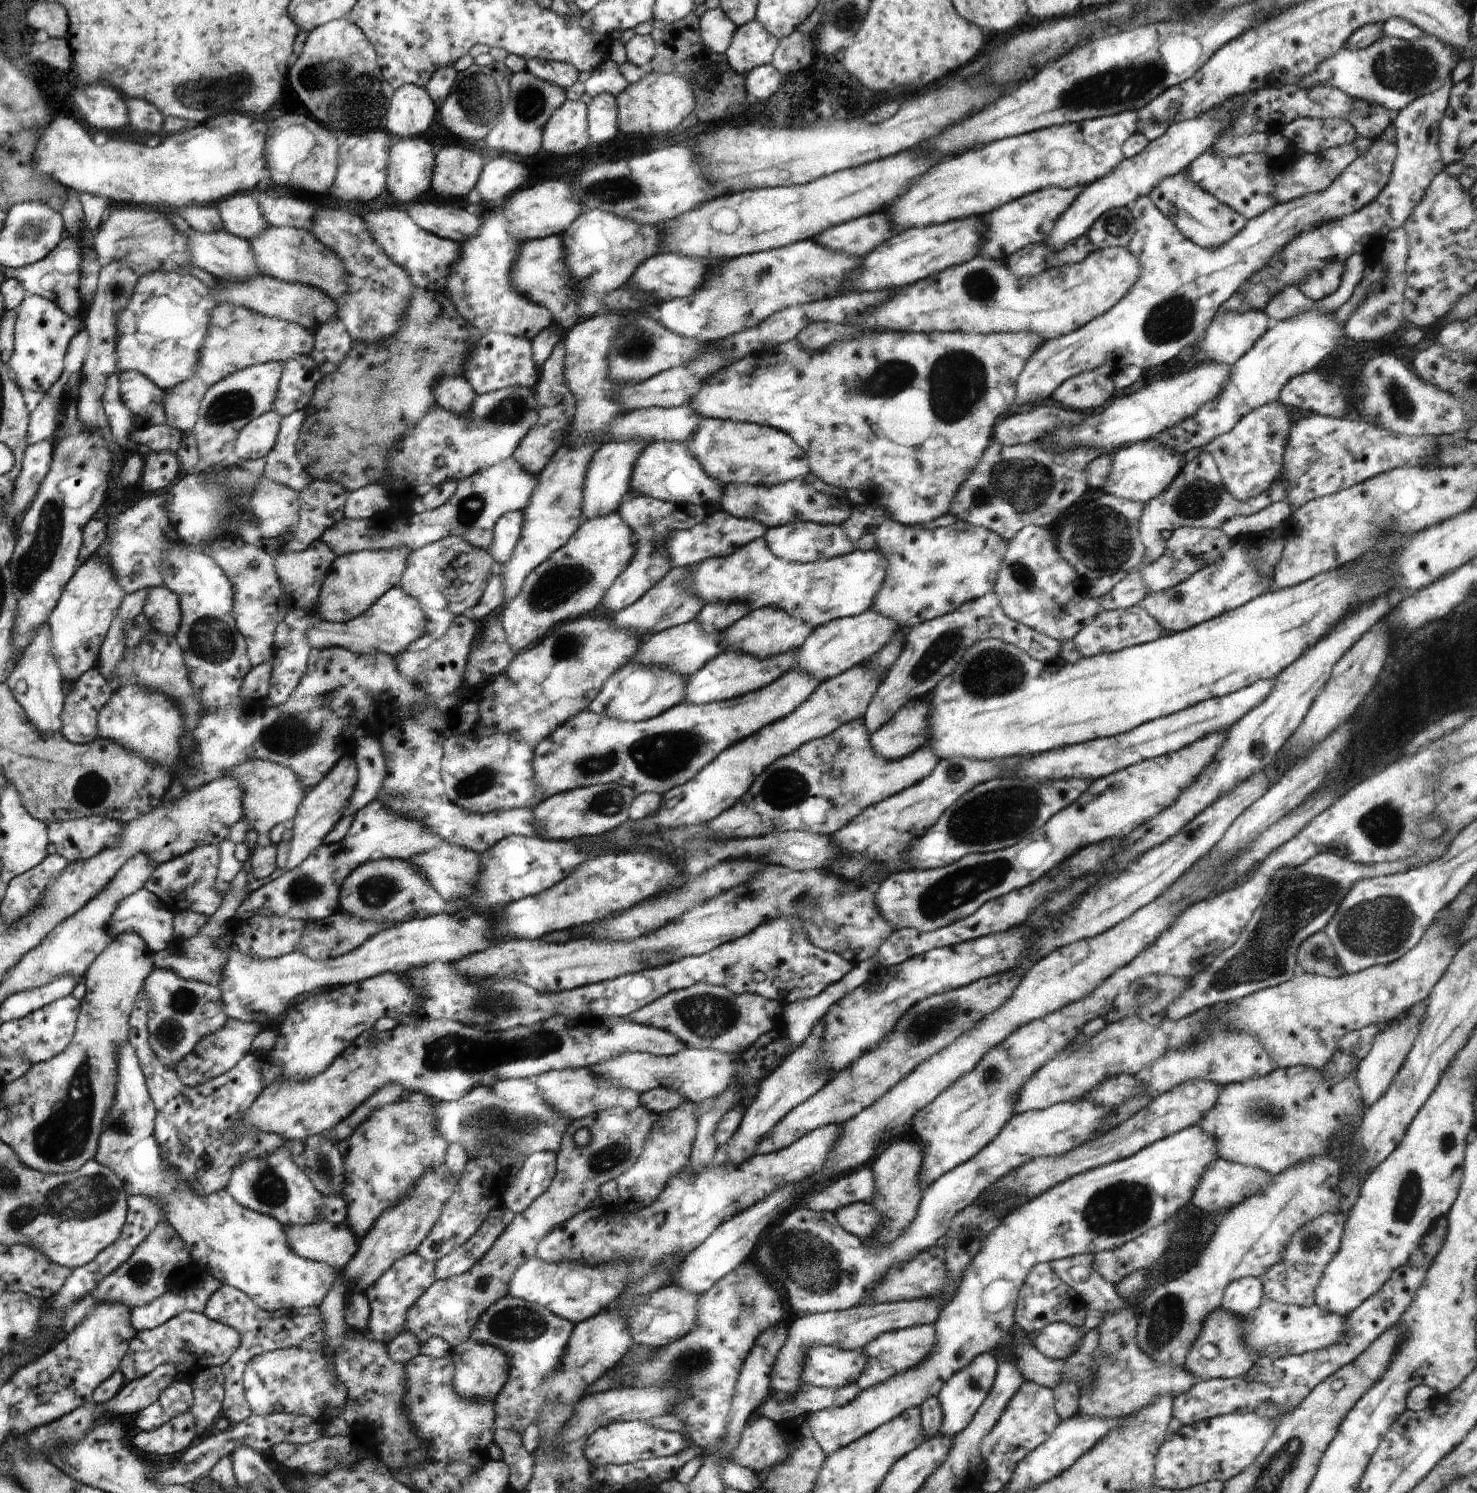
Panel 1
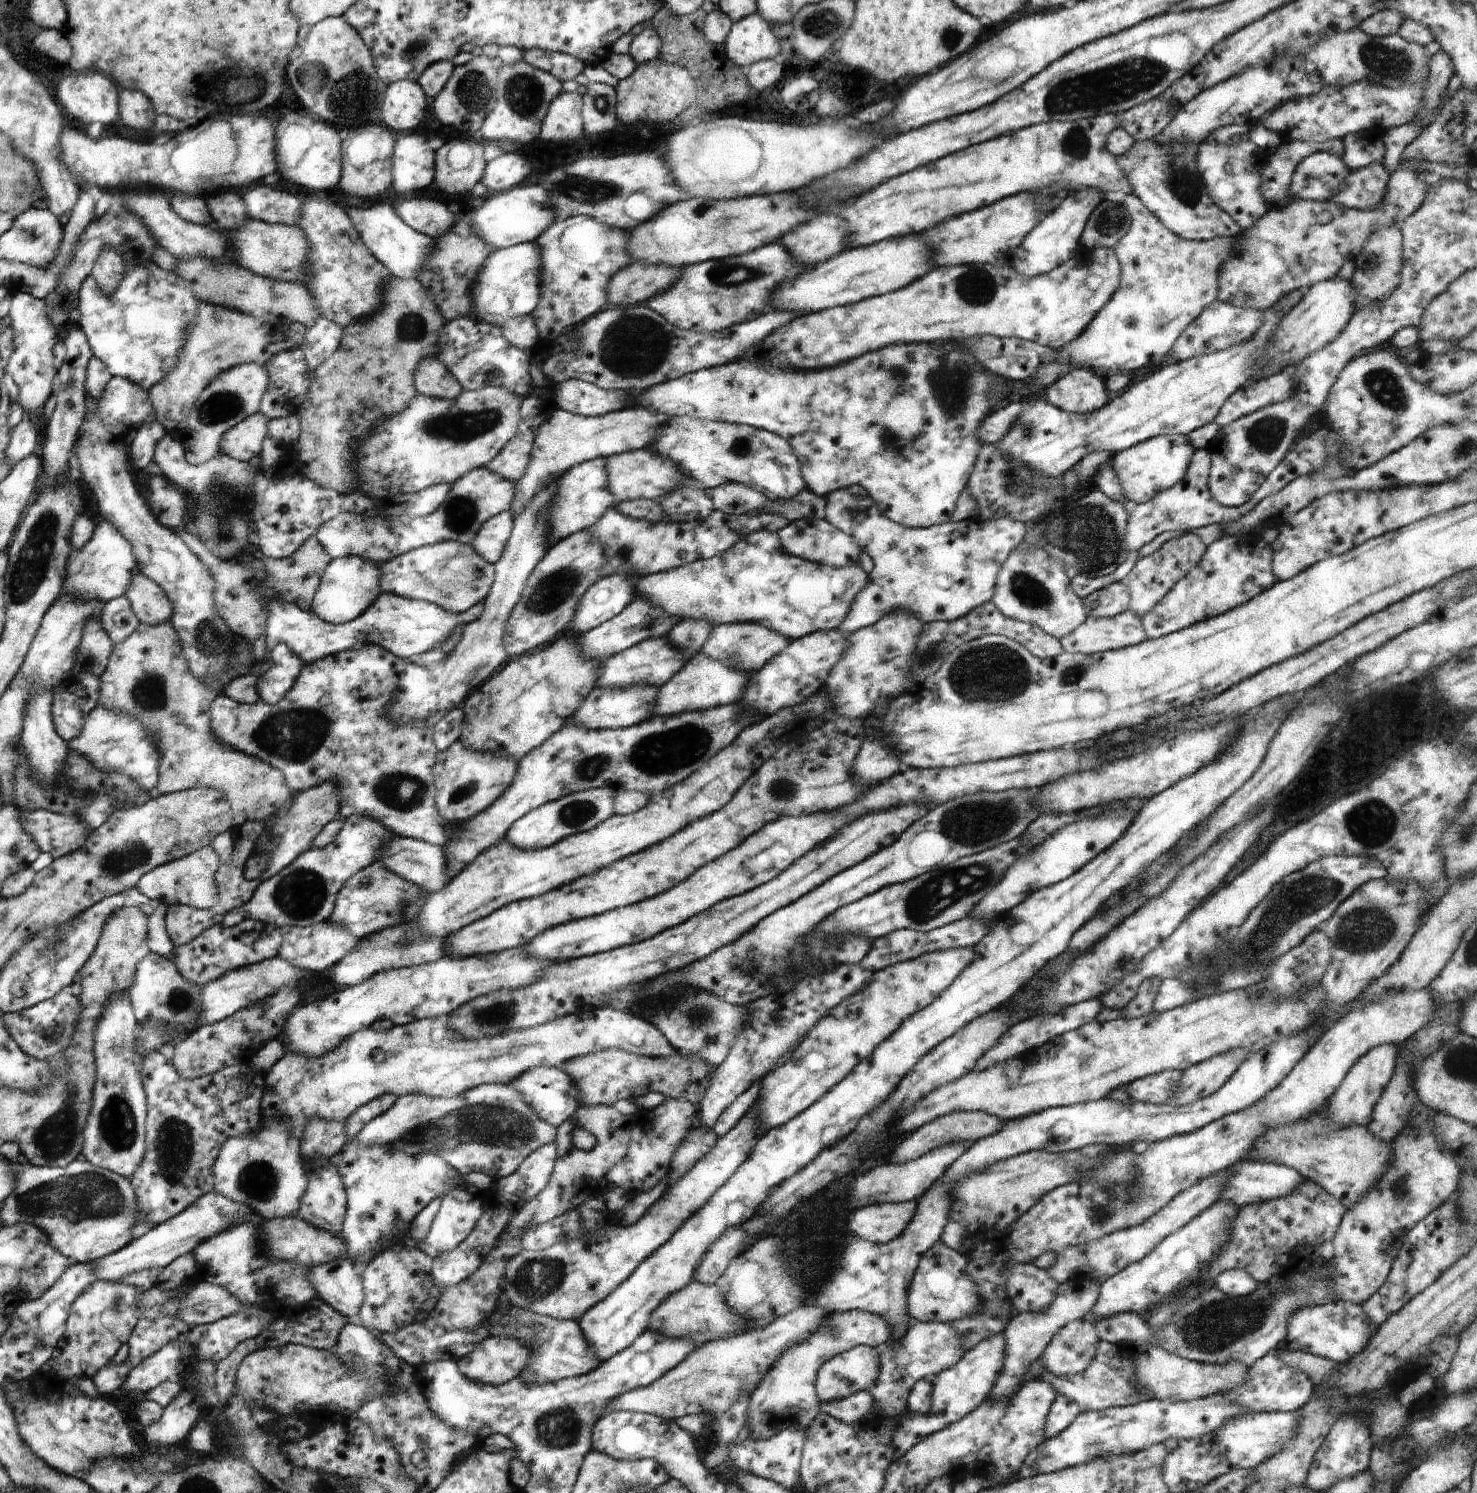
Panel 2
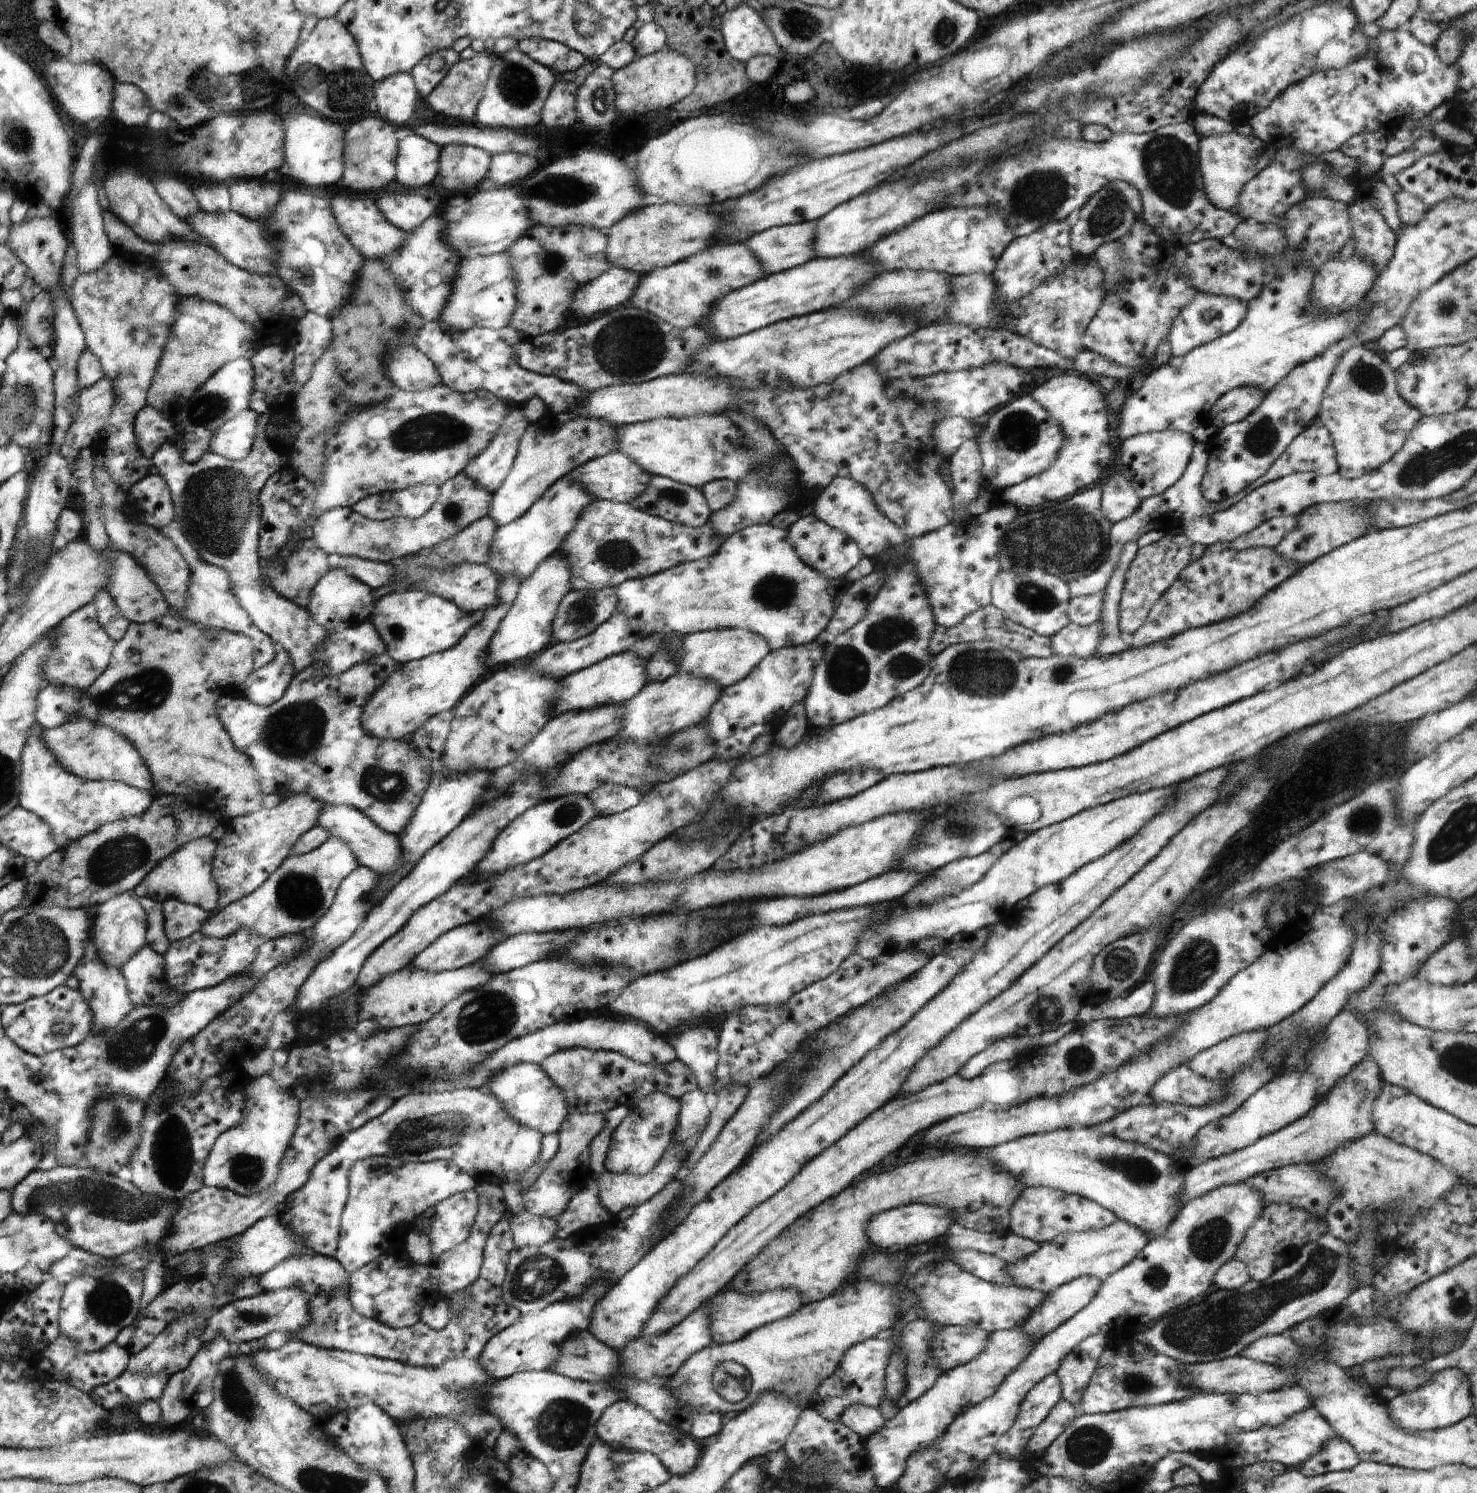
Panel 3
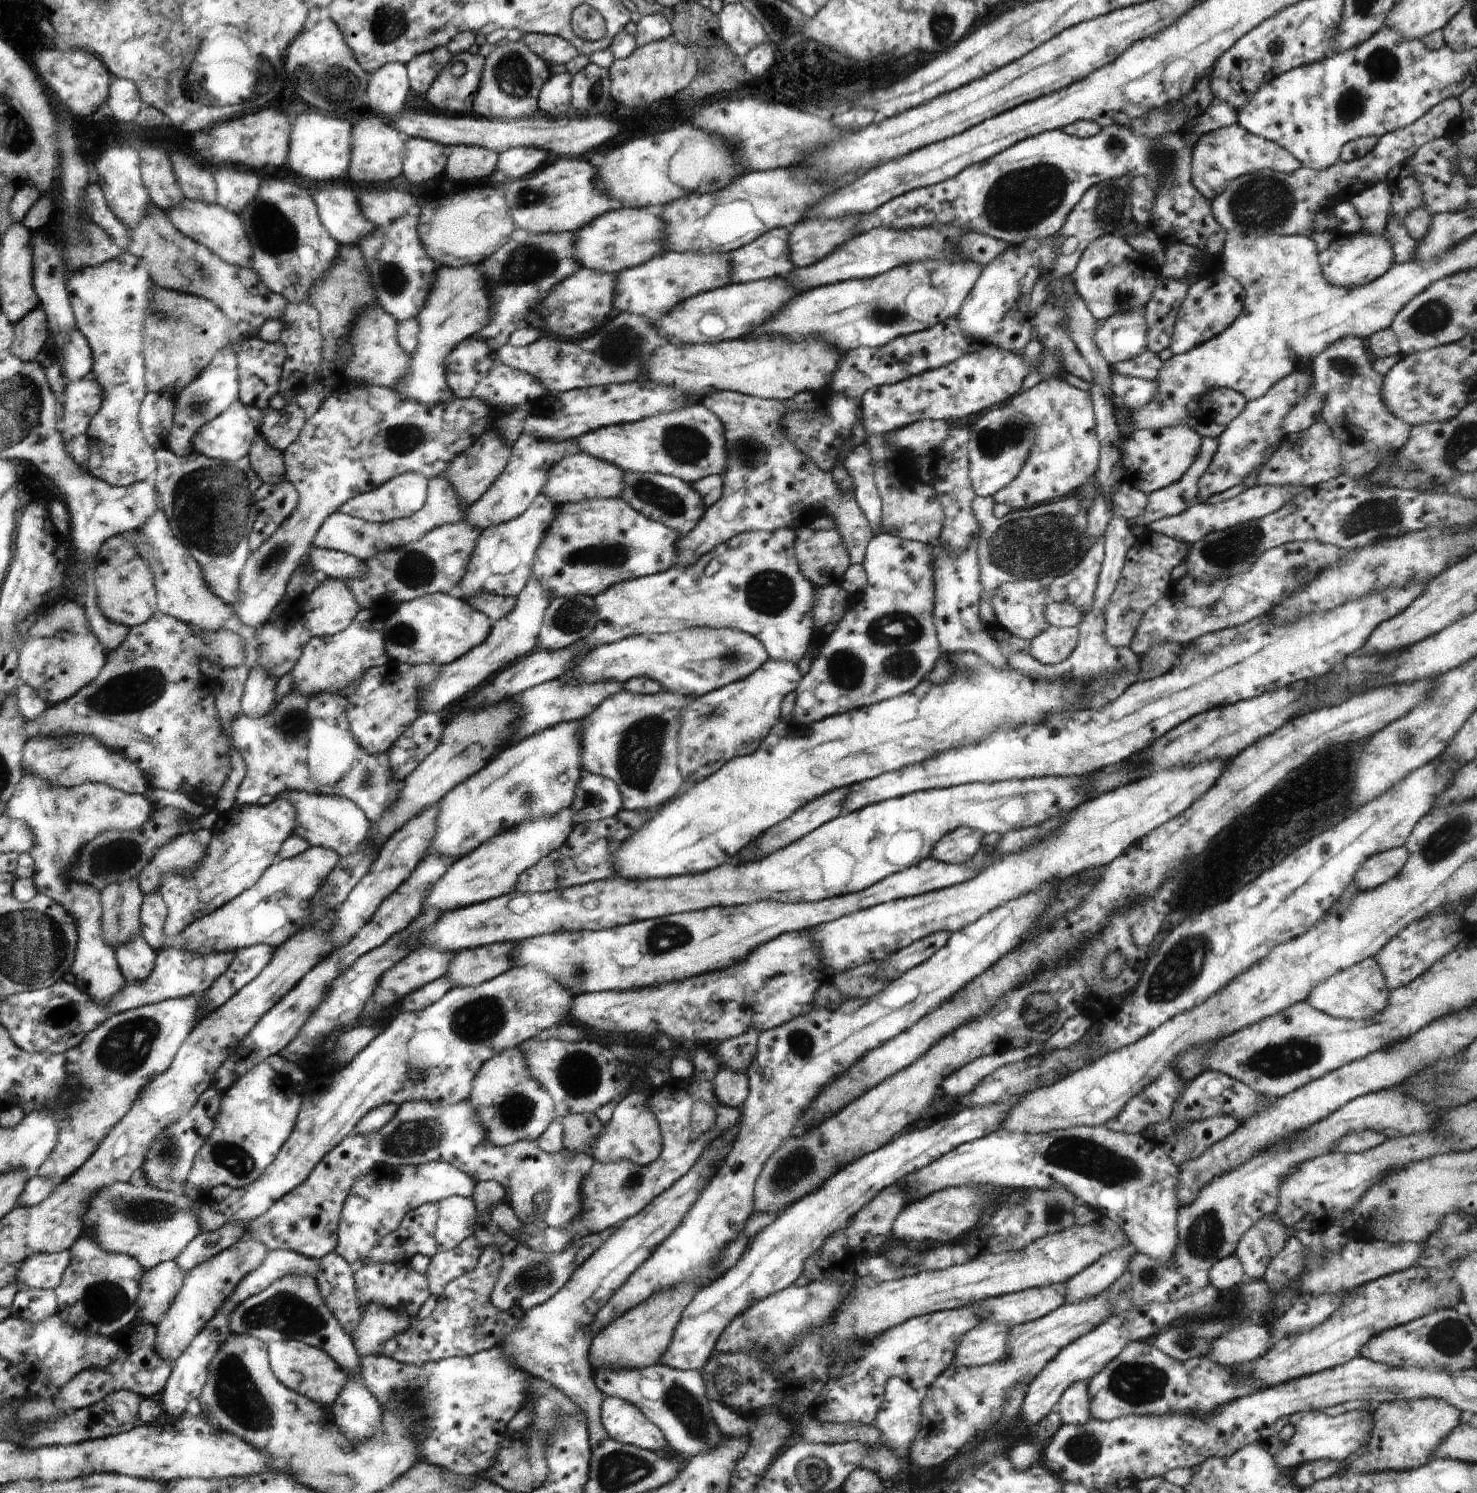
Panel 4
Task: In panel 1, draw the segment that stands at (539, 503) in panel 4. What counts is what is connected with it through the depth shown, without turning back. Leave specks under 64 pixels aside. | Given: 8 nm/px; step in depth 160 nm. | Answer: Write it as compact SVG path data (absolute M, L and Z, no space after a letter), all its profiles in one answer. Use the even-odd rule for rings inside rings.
M624 439L604 443L595 452L587 470L586 483L583 488L583 516L595 519L599 516L610 515L620 504L623 496L632 491L631 480L634 475L635 464L639 456L643 454L644 447L648 446L644 441Z

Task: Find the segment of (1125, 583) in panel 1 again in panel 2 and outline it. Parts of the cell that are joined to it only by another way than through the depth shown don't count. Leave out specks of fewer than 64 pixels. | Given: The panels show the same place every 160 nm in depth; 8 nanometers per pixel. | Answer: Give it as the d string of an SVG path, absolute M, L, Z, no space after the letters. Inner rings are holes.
M1123 582L1113 583L1103 590L1092 592L1082 599L1084 612L1094 618L1114 617L1128 611L1128 588Z

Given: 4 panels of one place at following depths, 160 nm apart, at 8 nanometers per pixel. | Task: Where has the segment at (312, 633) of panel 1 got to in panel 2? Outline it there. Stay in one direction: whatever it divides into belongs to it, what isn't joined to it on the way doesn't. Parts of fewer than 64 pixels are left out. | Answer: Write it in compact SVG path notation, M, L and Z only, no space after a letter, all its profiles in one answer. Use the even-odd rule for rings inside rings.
M382 593L373 607L368 608L359 618L351 623L332 625L322 621L318 615L309 610L296 608L294 604L282 604L278 598L268 598L267 642L270 650L278 644L286 644L301 658L304 665L316 662L324 656L338 654L342 650L351 650L358 644L380 644L388 652L402 659L414 659L432 652L434 648L448 640L448 636L464 626L477 620L483 612L483 602L478 602L466 612L448 614L448 610L439 605L417 599L410 599L391 593Z

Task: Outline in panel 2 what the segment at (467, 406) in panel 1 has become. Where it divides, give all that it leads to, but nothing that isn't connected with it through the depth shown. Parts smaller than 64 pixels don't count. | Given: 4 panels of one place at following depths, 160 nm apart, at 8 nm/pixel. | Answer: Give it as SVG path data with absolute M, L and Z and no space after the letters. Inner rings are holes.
M435 357L424 360L418 368L420 370L416 372L416 386L423 396L452 400L463 392L463 386L456 382L447 366Z

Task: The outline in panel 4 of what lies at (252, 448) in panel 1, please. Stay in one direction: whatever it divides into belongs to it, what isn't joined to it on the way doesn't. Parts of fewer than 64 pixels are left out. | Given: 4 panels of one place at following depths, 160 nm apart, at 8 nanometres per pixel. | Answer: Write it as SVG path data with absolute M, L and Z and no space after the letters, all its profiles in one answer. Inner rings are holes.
M236 402L228 408L228 412L204 424L196 432L192 446L194 452L202 456L218 461L230 460L228 463L232 463L251 451L252 440L258 432L260 430L256 430L254 421L248 416L248 408Z

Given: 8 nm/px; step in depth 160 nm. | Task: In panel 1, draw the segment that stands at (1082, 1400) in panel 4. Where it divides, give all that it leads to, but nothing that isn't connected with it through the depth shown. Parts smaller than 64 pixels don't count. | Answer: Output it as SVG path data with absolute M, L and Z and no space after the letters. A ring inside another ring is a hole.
M1050 1323L1032 1336L1033 1345L1051 1359L1064 1359L1072 1354L1074 1344L1083 1335L1082 1327Z

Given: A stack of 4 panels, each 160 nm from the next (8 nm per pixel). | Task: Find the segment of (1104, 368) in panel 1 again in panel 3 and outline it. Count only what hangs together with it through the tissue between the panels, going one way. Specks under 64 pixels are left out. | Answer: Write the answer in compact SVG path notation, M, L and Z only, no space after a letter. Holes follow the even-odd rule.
M1057 372L1032 391L1032 400L1036 400L1048 412L1048 416L1061 425L1065 446L1060 448L1048 470L1004 489L1002 496L1007 503L1015 505L1020 511L1038 510L1084 491L1105 478L1110 469L1112 448L1103 394L1104 391L1093 379L1066 372Z

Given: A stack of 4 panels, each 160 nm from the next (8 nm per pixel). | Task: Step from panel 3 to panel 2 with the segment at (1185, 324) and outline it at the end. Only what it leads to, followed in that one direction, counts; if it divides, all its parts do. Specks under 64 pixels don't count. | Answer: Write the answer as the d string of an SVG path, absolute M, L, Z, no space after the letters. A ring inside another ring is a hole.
M1212 300L1207 308L1200 312L1200 316L1196 316L1192 320L1171 347L1171 356L1176 362L1189 360L1202 354L1218 352L1218 350L1226 350L1230 346L1242 344L1244 340L1250 340L1254 336L1254 332L1258 332L1256 328L1260 328L1260 324L1264 324L1264 316L1262 311L1254 308L1243 308L1234 304L1227 304L1220 300Z

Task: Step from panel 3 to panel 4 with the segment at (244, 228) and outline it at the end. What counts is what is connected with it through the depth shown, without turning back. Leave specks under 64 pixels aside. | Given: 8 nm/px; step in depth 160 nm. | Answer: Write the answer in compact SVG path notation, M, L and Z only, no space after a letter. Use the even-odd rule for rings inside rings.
M184 200L184 204L176 204L175 208L168 210L167 216L179 232L186 234L188 237L192 236L191 240L206 245L211 252L216 254L220 252L218 256L224 256L222 259L228 260L228 264L236 264L236 266L244 266L244 268L252 266L254 246L250 246L250 242L248 242L250 238L246 234L250 231L244 230L244 224L242 224L238 214L228 212L228 210L224 210L222 206L216 206L216 204Z

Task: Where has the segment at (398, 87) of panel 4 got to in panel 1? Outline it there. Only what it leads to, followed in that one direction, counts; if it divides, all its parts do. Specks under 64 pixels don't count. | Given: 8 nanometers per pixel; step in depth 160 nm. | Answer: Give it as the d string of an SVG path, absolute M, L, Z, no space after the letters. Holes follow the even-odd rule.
M404 85L393 92L384 129L398 138L422 137L434 122L436 107L425 88Z

